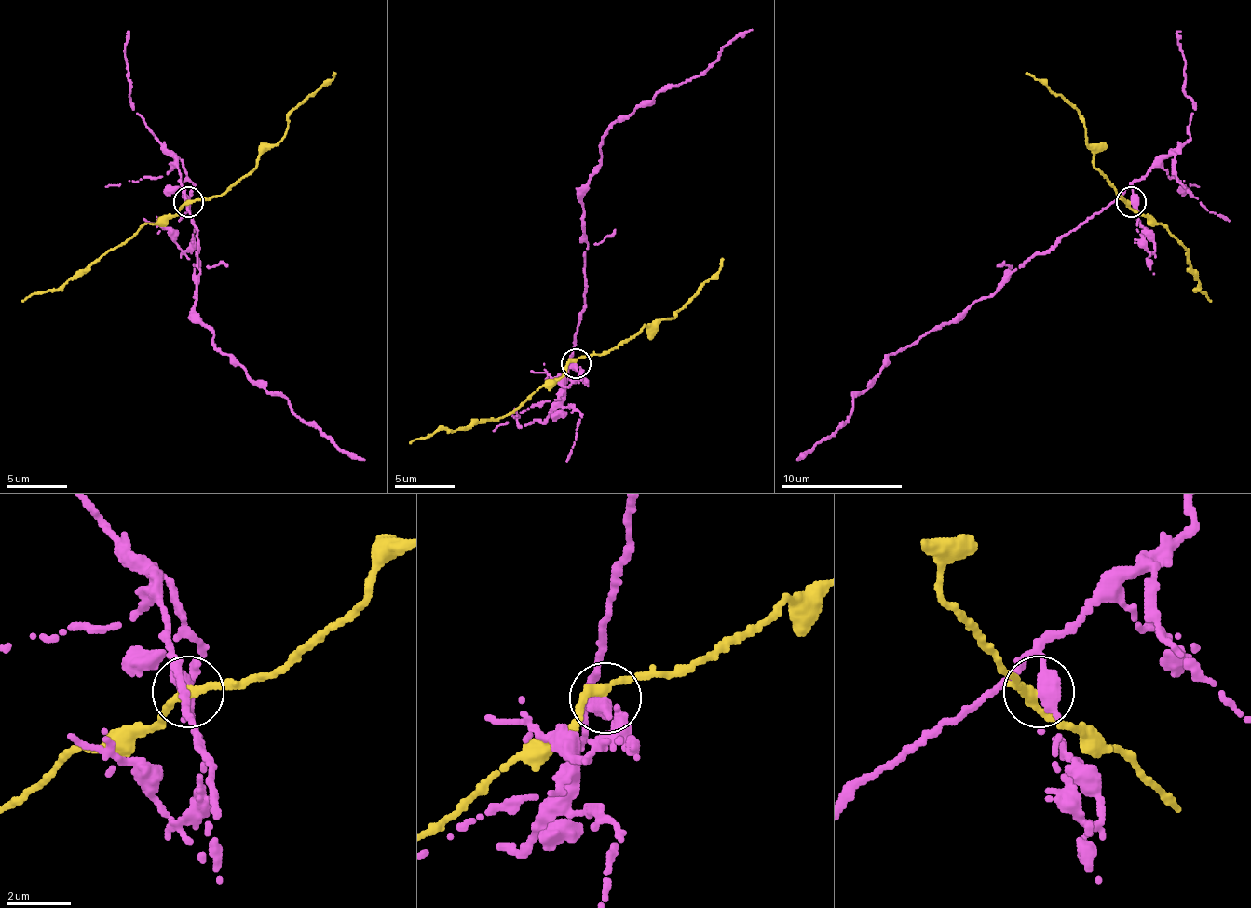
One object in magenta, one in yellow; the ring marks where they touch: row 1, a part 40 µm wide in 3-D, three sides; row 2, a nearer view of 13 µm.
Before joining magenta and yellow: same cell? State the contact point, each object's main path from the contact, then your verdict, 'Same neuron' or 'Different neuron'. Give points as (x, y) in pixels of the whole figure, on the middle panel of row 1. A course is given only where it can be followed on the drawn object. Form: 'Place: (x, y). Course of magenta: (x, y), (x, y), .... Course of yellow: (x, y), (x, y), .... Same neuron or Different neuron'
Place: (576, 363). Course of magenta: (575, 364), (587, 237), (581, 195), (605, 131), (701, 74), (753, 29). Course of yellow: (575, 361), (614, 349), (645, 325), (674, 318), (723, 258). Different neuron

